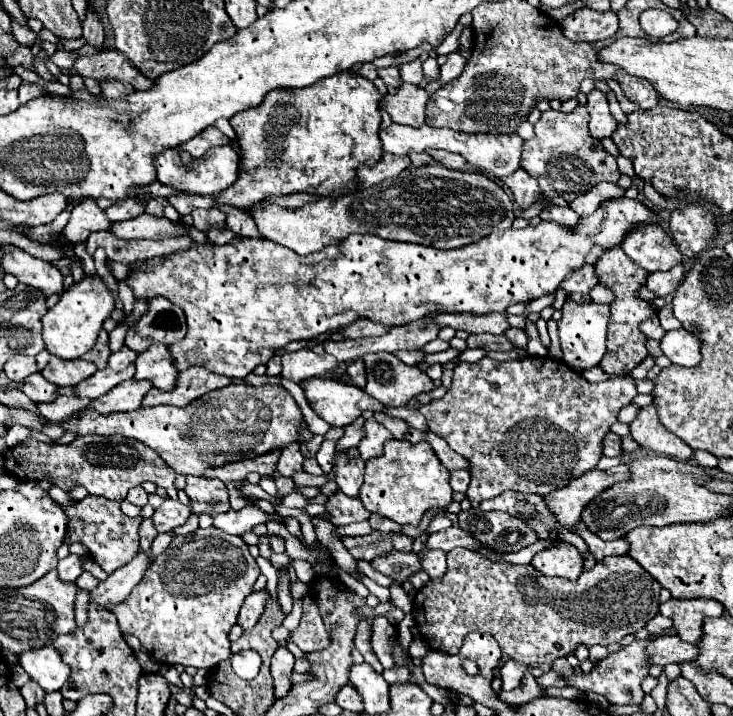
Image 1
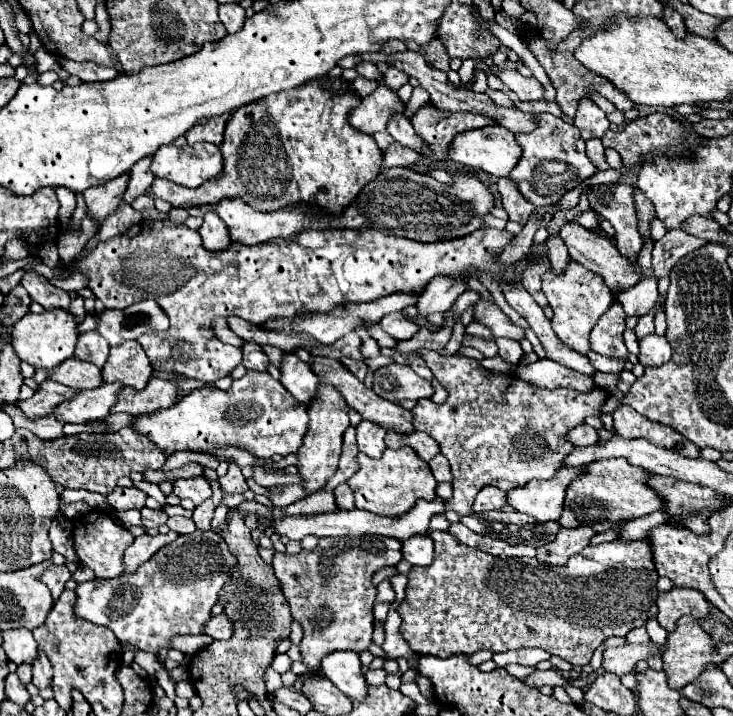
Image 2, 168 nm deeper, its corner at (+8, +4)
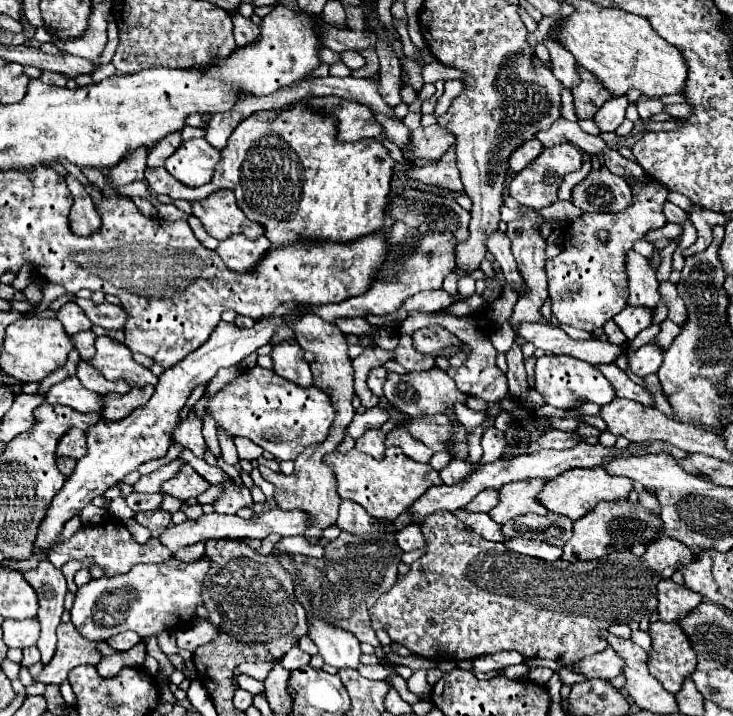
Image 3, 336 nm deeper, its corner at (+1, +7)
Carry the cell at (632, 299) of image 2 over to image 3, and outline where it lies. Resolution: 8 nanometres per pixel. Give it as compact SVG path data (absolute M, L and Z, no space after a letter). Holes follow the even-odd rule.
M626 306L618 316L614 316L614 322L624 332L624 336L632 342L640 330L648 328L652 324L652 314L646 308L632 308Z

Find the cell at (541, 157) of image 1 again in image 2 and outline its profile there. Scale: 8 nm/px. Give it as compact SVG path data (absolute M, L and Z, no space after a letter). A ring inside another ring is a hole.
M533 113L533 117L537 123L533 131L515 133L515 141L523 153L509 177L517 183L519 191L539 207L557 203L565 193L595 175L599 169L589 161L585 153L585 141L581 139L581 133L575 125L569 125L551 113Z

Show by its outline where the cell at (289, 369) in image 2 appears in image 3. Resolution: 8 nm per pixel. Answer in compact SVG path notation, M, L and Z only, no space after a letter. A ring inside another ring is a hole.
M294 338L282 340L276 344L270 352L270 358L274 362L274 372L298 386L310 386L312 384L312 372L310 364L304 360L304 350L298 348L298 342Z

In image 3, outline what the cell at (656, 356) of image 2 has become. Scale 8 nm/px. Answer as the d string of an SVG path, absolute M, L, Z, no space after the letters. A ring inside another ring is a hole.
M644 344L642 348L638 348L634 354L628 356L628 368L630 372L634 372L636 376L648 376L648 374L656 374L660 364L662 364L662 356L664 352L654 346L654 344Z

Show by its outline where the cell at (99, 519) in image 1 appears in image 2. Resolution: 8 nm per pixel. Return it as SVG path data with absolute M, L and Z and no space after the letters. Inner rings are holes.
M91 511L85 517L81 517L79 527L73 529L73 541L75 553L83 565L91 567L99 579L113 579L123 571L123 551L133 543L133 535L127 527L123 527L103 511Z

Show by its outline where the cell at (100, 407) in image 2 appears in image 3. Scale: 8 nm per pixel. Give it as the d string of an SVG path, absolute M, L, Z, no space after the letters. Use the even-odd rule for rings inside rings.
M68 376L62 382L54 384L48 392L46 392L46 402L48 404L62 404L62 406L70 406L78 412L100 412L100 402L102 396L86 390L80 380L76 376Z

